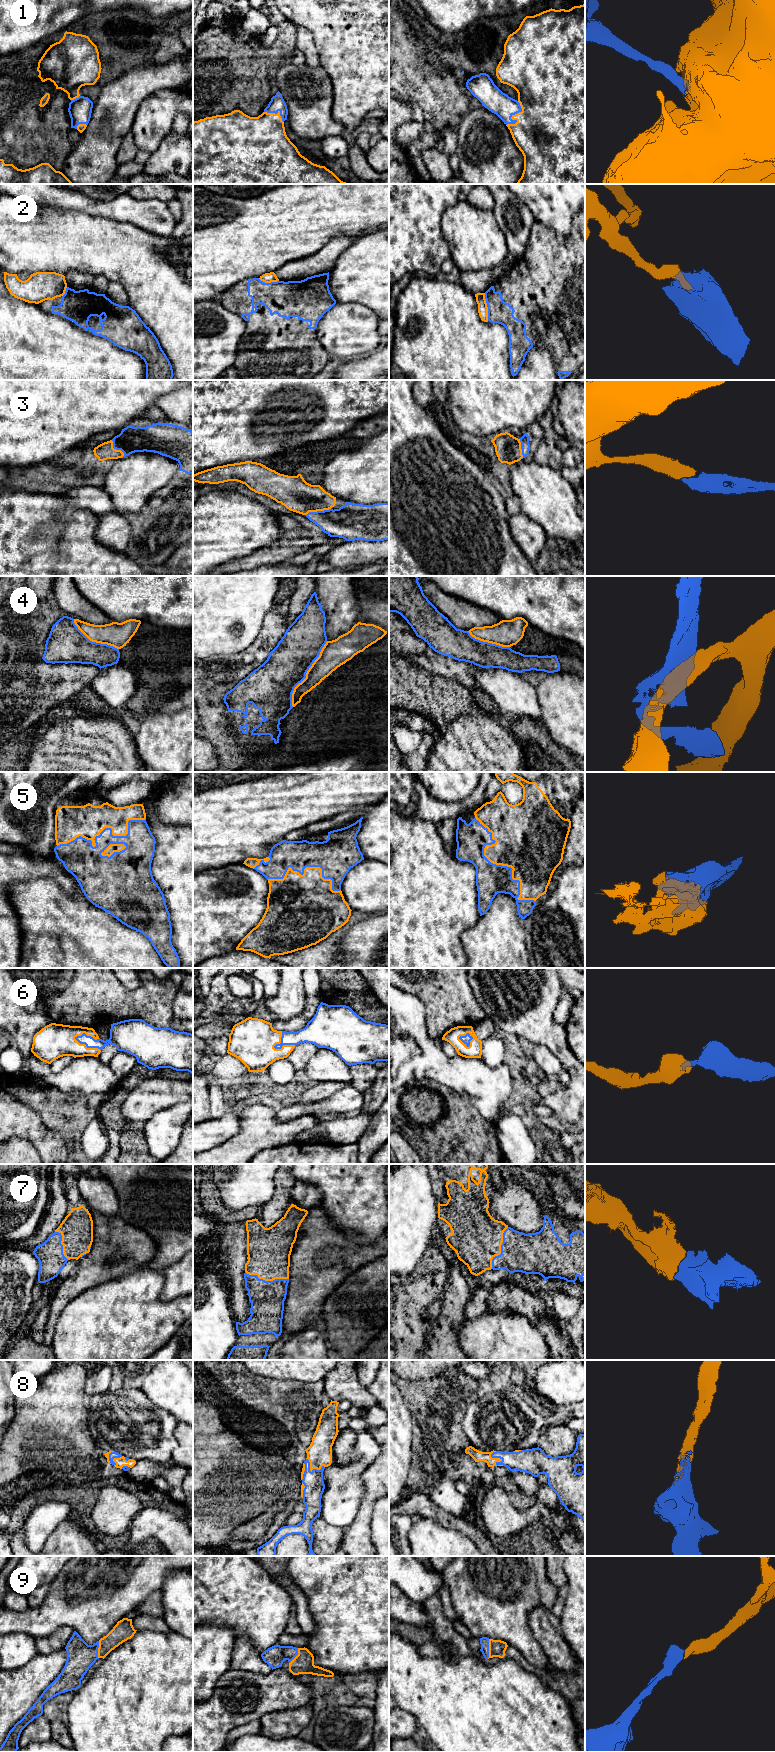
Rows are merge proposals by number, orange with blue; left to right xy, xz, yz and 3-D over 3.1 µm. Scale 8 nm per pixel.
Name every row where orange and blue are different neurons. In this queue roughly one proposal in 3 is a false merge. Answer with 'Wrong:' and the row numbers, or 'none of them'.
Wrong: 2, 4

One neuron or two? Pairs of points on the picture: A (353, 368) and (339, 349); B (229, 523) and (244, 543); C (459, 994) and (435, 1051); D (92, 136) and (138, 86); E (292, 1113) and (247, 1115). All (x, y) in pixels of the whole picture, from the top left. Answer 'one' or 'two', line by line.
A: two
B: one
C: two
D: one
E: two

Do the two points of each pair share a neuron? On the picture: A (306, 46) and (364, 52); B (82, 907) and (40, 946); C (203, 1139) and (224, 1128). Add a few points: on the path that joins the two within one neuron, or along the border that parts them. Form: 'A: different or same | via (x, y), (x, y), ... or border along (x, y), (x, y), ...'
A: different | border along (304, 26), (312, 34), (321, 65)
B: same | via (71, 918), (56, 933), (50, 935)
C: same | via (208, 1134), (219, 1130)

